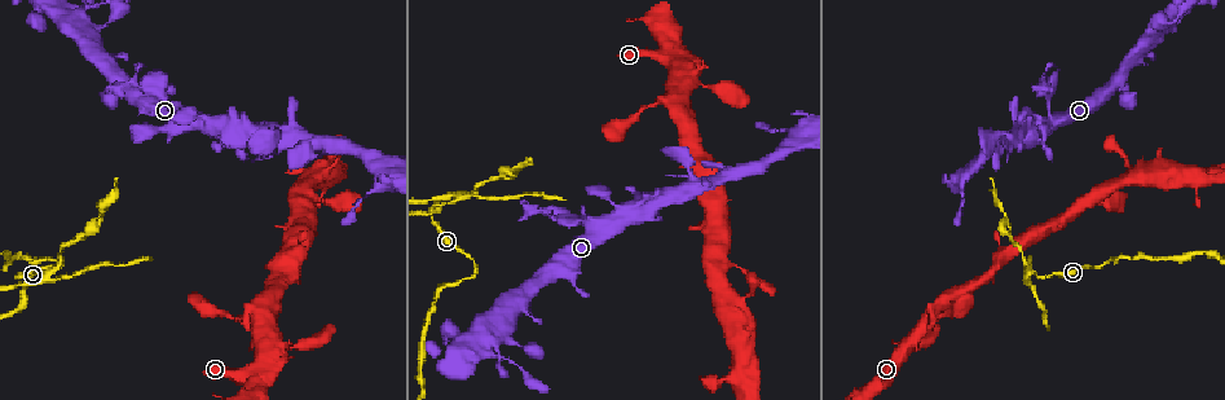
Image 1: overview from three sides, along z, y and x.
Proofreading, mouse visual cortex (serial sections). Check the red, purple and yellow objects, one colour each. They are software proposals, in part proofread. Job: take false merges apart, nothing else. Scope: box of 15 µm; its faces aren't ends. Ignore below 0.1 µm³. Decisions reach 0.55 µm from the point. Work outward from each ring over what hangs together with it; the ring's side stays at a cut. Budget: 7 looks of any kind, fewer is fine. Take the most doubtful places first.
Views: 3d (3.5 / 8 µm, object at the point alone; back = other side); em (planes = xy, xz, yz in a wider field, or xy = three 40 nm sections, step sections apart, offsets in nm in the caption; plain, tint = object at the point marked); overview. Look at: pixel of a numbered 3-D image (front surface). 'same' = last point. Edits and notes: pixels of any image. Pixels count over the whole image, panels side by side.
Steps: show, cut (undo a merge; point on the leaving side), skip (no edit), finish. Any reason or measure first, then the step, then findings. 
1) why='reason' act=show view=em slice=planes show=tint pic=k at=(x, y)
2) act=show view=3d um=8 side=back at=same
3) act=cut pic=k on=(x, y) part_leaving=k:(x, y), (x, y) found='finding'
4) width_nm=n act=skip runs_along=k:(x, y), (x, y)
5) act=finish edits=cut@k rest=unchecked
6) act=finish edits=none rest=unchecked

why='abrupt turn' act=show view=3d um=3.5 pic=1 at=(458, 199)

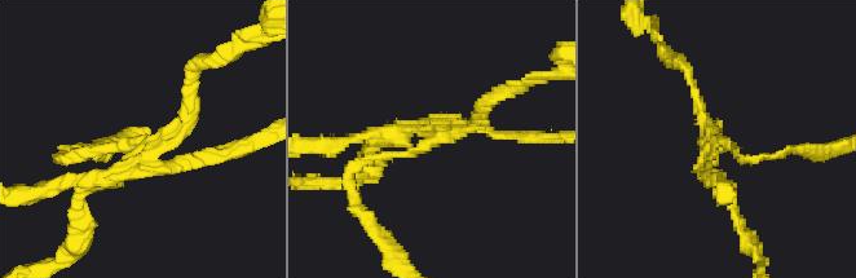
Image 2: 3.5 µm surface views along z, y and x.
why='need the tissue' act=show view=em slice=xy step=5 show=tint pic=2 at=(140, 141)

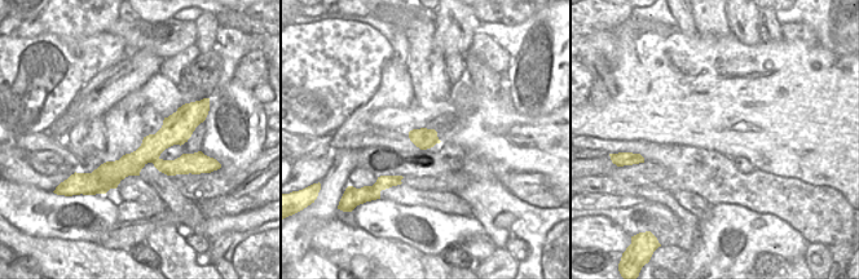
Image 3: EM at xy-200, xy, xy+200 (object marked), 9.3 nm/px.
act=skip found='continuous, no second cell'

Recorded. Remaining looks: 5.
why='abrupt turn' act=show view=3d um=8 pic=1 at=(474, 273)

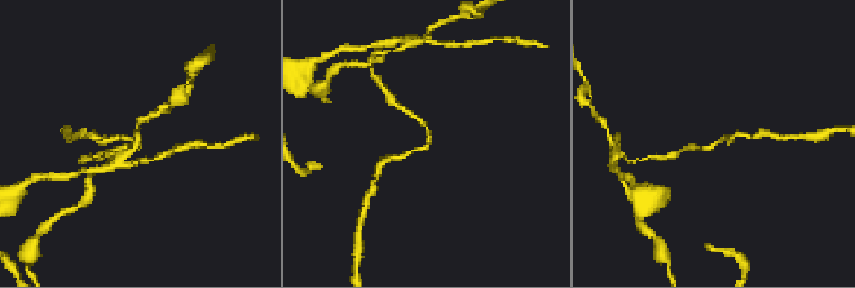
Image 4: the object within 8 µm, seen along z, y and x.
act=show view=3d um=3.5 pic=4 at=(719, 140)

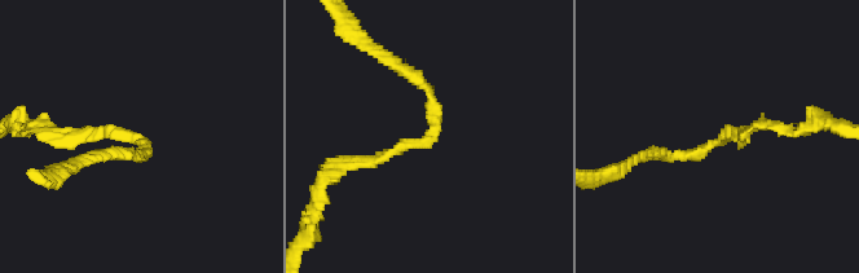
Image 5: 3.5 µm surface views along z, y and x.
arm_widths_nm=150,150 why='shape alone is not enough' act=show view=em slice=planes show=tint pic=5 at=(717, 143)

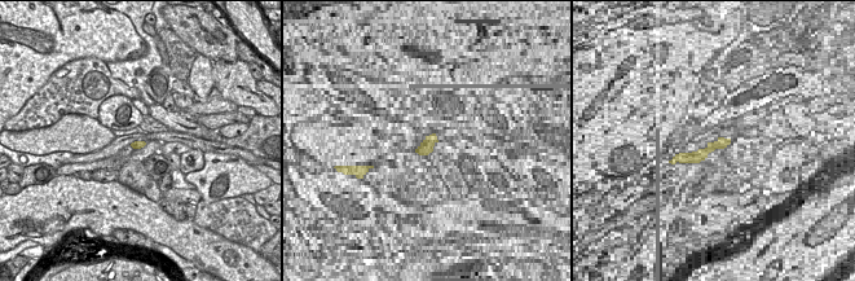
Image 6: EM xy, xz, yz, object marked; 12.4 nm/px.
width_nm=100 act=skip runs_along=5:(399, 64), (431, 93), (435, 133), (358, 163) found='continuous, no second cell'

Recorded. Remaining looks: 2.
why='sudden change in width' act=show view=3d um=8 pic=1 at=(550, 212)

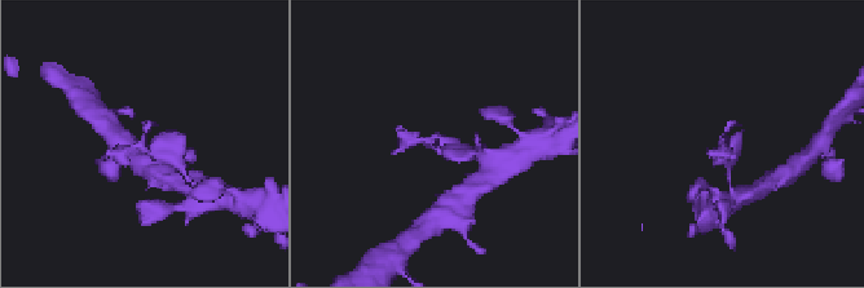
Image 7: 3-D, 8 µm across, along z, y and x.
why='zoom in' act=show view=3d um=3.5 pic=7 at=(144, 147)

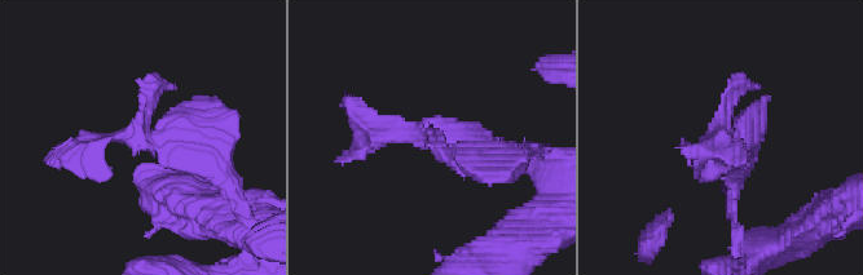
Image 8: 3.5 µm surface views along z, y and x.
act=skip runs_along=8:(507, 155), (379, 132) found='all the same cell'

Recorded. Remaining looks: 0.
act=finish edits=none rest=unchecked

